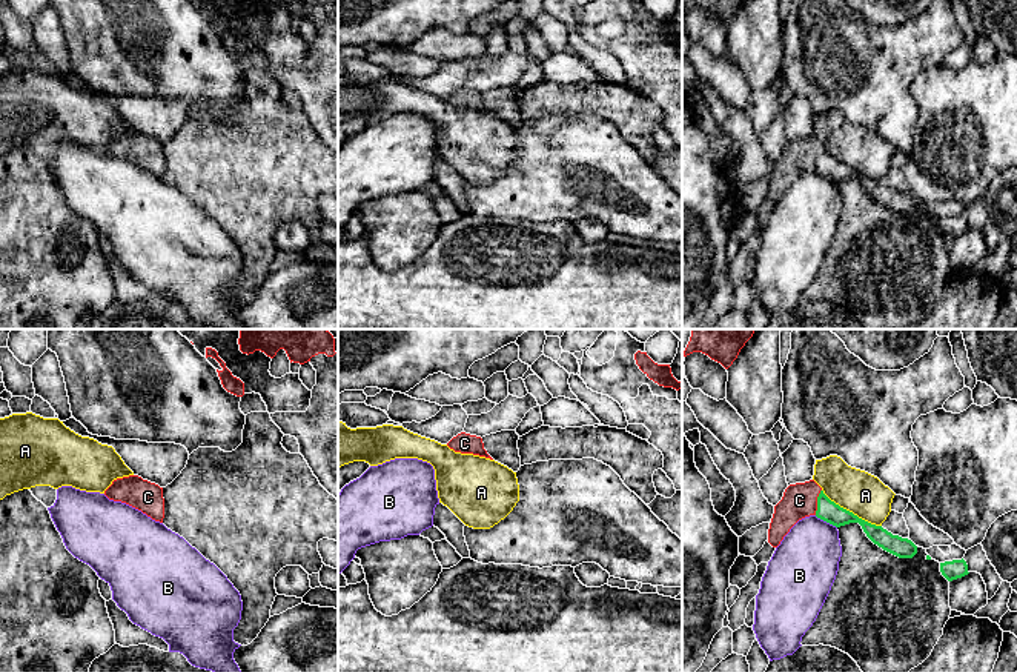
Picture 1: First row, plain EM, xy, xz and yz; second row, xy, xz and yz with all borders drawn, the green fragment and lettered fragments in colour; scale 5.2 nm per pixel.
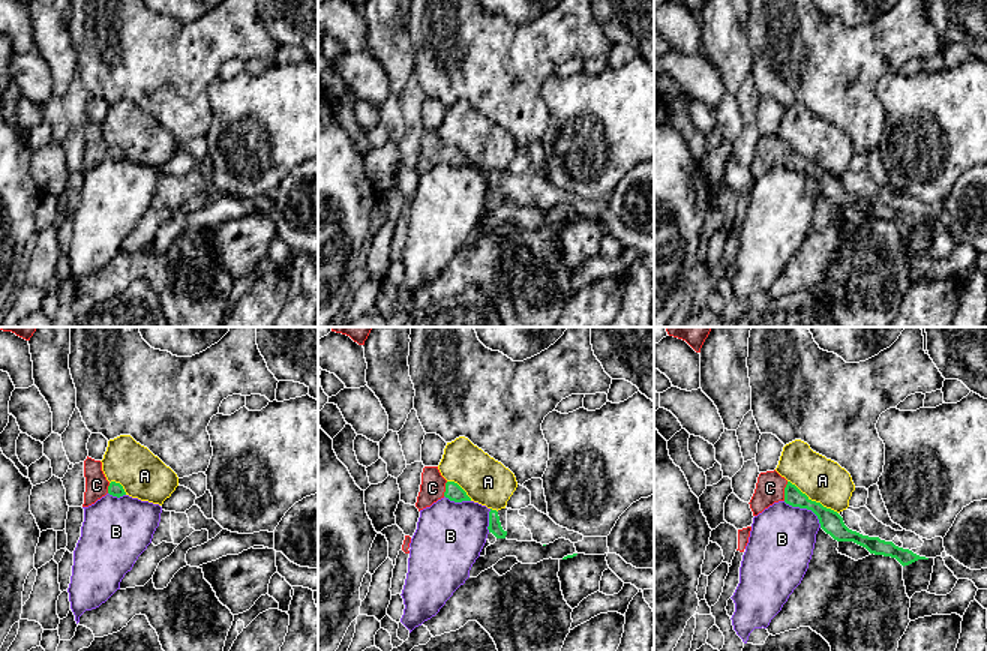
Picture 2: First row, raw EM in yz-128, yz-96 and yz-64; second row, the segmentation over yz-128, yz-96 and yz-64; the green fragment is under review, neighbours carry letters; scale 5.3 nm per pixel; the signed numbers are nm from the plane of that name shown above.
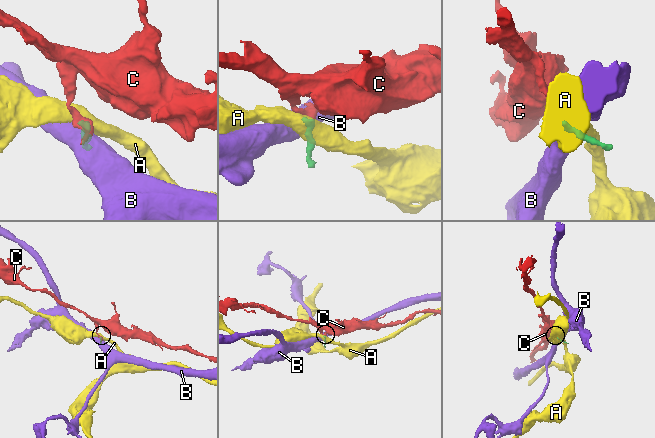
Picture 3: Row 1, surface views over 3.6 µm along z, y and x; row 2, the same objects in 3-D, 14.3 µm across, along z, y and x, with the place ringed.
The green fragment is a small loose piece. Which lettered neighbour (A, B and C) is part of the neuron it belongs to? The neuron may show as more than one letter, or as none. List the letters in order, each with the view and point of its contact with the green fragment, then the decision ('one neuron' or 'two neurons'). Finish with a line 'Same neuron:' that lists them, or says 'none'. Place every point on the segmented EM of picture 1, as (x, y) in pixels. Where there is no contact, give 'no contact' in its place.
A: contact yz (851, 512); two neurons
B: contact yz (825, 520); two neurons
C: contact yz (818, 502); one neuron
Same neuron: C

